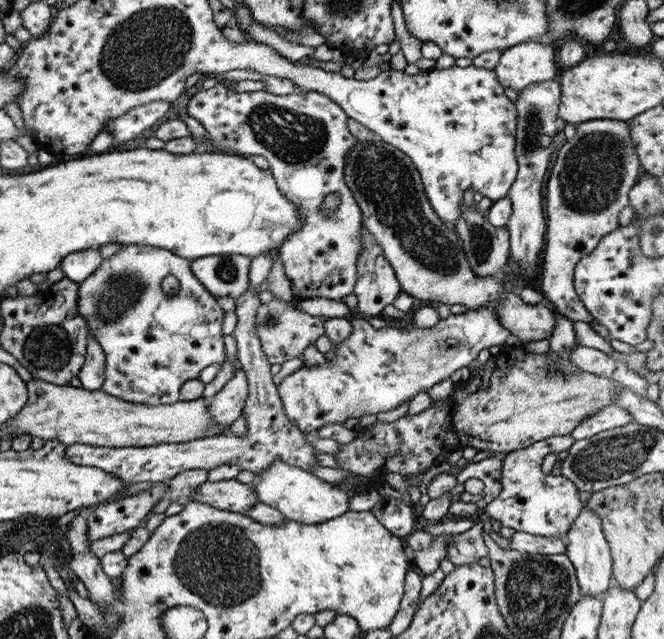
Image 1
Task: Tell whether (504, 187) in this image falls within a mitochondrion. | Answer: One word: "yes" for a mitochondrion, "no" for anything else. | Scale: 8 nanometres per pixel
no

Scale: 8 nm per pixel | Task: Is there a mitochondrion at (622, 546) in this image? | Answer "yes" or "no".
no

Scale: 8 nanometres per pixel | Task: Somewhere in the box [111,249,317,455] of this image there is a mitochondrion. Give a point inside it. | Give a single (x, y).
(226, 271)

